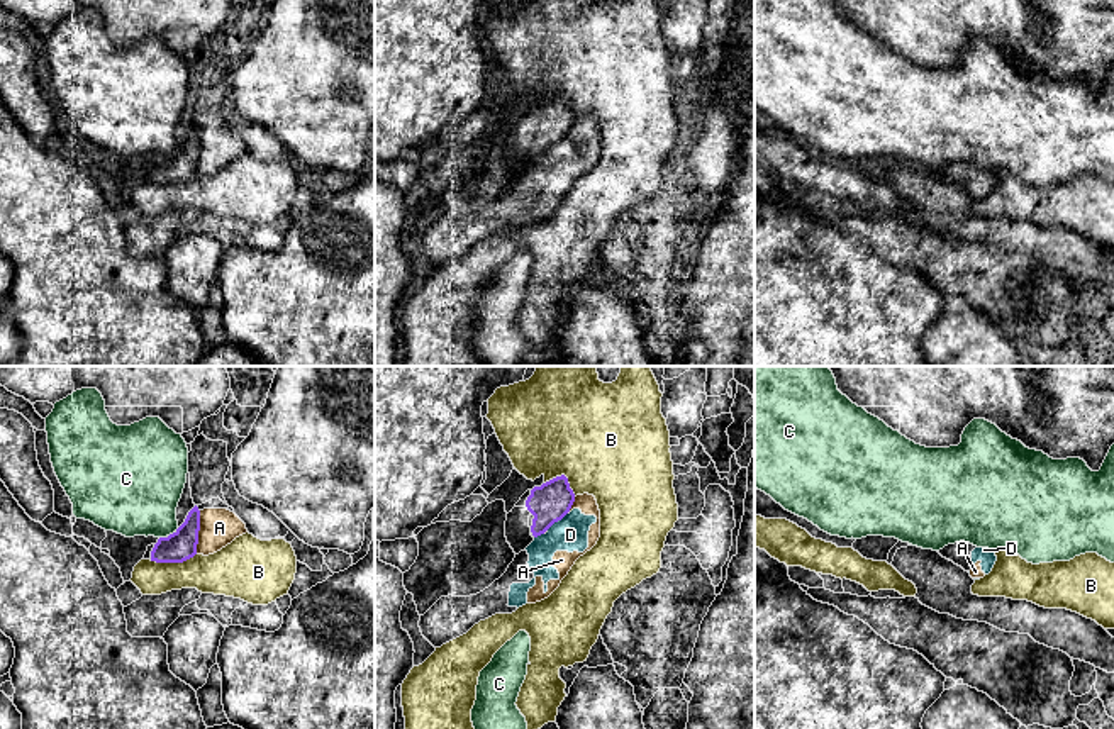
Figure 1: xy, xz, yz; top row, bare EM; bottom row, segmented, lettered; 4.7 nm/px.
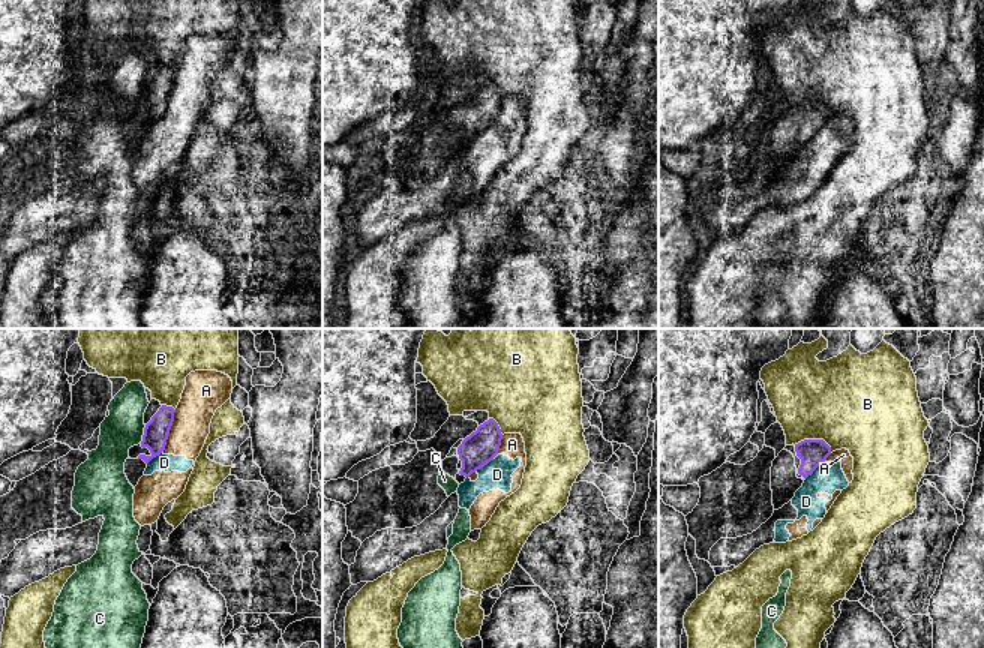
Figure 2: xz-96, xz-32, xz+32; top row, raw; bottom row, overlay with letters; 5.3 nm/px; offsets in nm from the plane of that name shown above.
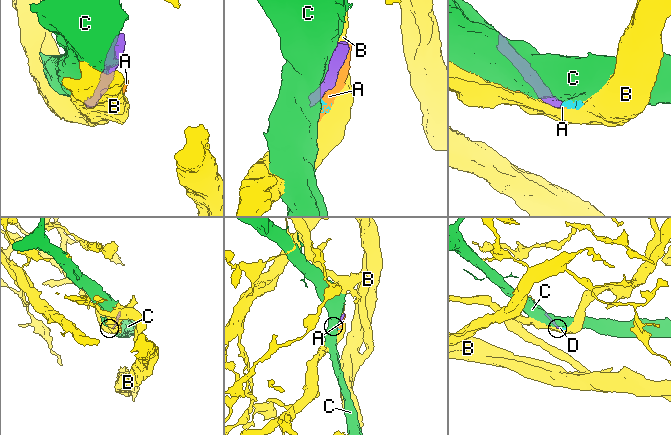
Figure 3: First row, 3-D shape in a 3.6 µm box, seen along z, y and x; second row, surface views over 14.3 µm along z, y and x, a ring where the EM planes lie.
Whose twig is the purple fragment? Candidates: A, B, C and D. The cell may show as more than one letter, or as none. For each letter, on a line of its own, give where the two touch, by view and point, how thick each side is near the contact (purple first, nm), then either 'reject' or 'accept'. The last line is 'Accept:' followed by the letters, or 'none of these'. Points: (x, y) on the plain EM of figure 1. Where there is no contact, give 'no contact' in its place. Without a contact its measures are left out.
A: xy (197, 153) | 140/180 nm | reject
B: xy (172, 182) | 140/200 nm | reject
C: xy (173, 153) | 140/380 nm | reject
D: xz (556, 141) | 190/160 nm | reject
Accept: none of these

